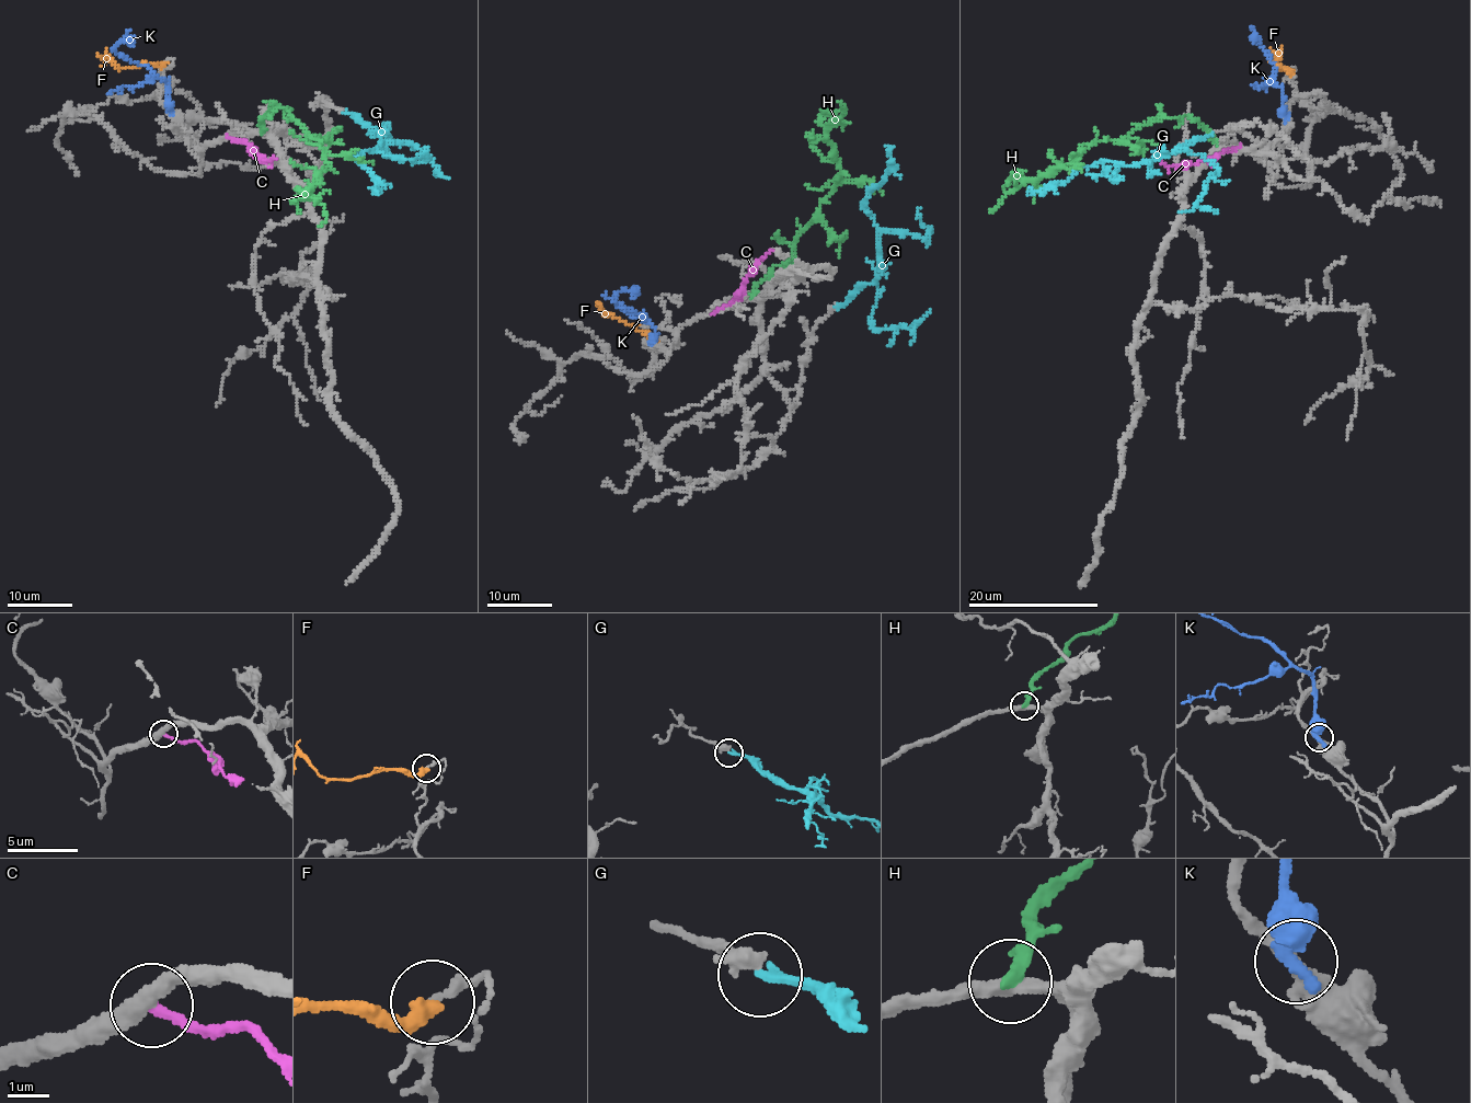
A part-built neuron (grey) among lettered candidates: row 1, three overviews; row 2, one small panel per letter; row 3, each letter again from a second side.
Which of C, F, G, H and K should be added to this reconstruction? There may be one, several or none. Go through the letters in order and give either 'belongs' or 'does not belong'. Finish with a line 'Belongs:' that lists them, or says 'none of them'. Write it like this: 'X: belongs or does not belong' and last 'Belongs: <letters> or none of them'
C: does not belong
F: does not belong
G: does not belong
H: does not belong
K: does not belong
Belongs: none of them

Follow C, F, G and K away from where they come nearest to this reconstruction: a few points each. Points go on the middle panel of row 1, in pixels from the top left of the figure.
C: (713, 313), (735, 296), (770, 249)
F: (655, 341), (604, 313), (600, 301)
G: (837, 306), (875, 280), (880, 249), (875, 218), (864, 202), (883, 181), (894, 146)
K: (651, 342), (656, 334), (648, 322), (633, 318), (616, 297), (622, 290), (638, 286)

